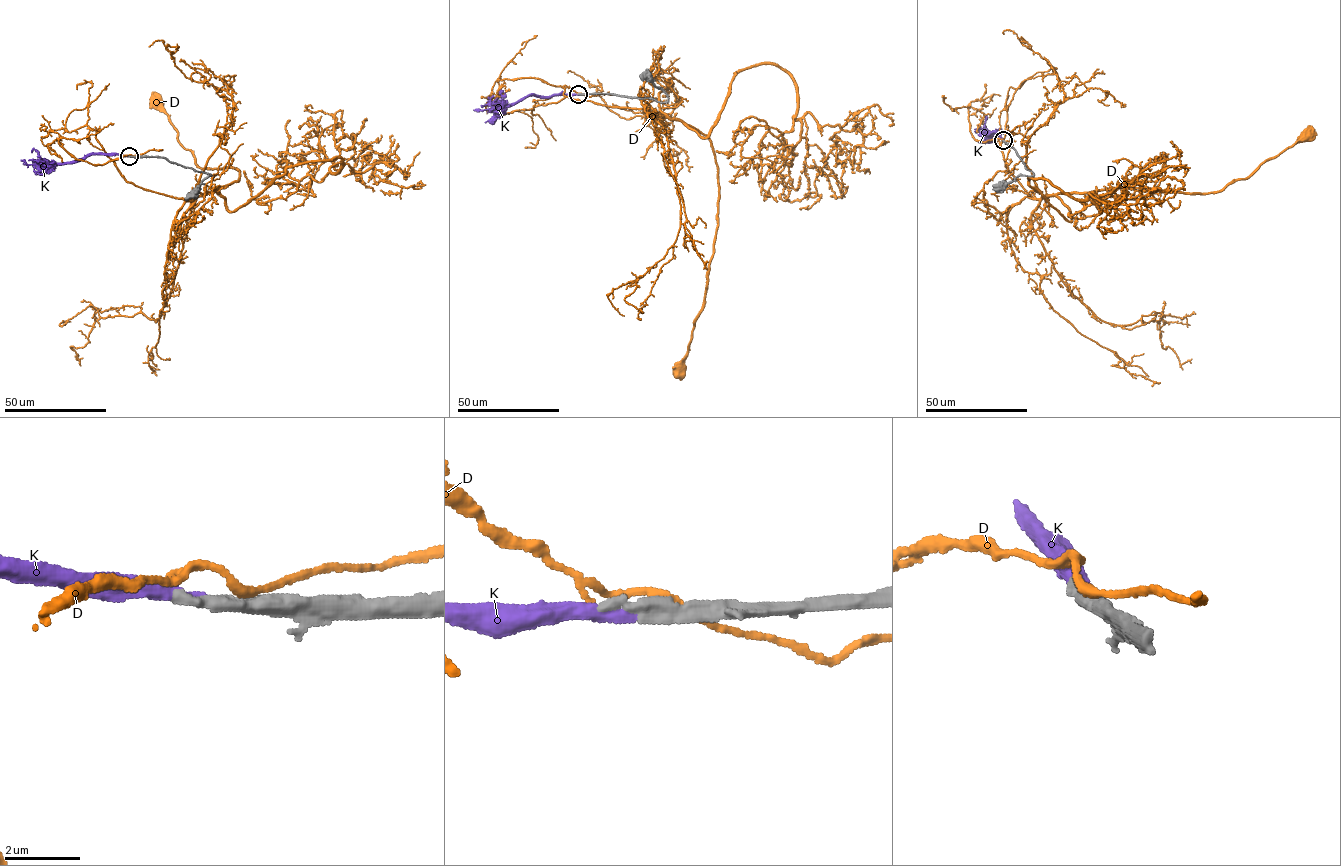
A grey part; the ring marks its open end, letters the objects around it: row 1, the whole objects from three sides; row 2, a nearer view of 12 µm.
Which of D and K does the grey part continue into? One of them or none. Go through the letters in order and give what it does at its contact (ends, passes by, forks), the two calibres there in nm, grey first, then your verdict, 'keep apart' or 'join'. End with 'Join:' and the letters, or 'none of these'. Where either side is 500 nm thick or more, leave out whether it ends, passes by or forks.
D: it passes by | 440/240 nm | keep apart
K: it ends | 440/380 nm | join
Join: K

